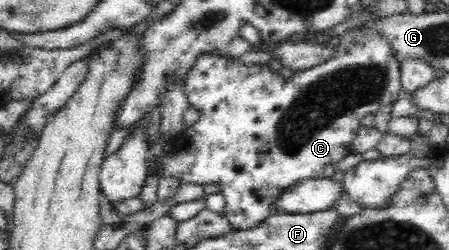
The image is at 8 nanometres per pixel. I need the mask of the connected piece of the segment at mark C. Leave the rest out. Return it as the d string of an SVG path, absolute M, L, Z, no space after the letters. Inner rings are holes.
M370 16L369 22L365 22L362 25L355 26L340 36L340 42L337 46L334 46L334 51L319 64L312 67L294 71L290 76L285 76L283 73L273 72L264 64L252 64L245 66L243 62L239 62L239 59L233 60L232 56L221 56L219 54L213 55L201 55L197 57L197 60L192 64L192 67L184 74L184 93L188 98L188 103L195 110L199 111L200 118L187 127L178 141L174 144L173 149L170 152L166 152L159 159L154 159L154 155L150 153L147 155L146 167L148 171L149 162L152 162L150 168L150 174L156 176L156 180L161 178L175 178L179 182L180 186L183 184L219 184L221 187L221 193L223 194L226 205L224 207L224 213L227 215L229 222L233 225L235 231L247 230L251 228L257 228L257 224L261 223L261 220L267 220L269 216L275 215L279 211L277 207L277 200L281 198L283 192L287 192L289 188L292 188L301 182L301 180L309 178L331 178L337 171L341 160L345 157L349 157L352 154L352 142L357 136L361 128L361 120L367 115L375 115L375 112L381 108L381 106L389 106L389 104L395 103L397 98L402 93L402 86L400 81L401 74L401 59L391 47L389 39L383 37L383 33L379 33L373 24L381 23L381 16Z

